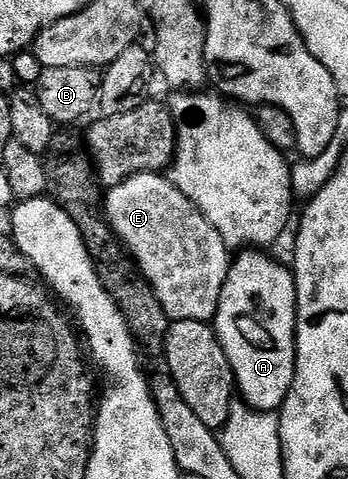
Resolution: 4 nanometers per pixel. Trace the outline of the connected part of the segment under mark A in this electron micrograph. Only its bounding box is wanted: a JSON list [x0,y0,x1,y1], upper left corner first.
[213,251,295,413]

